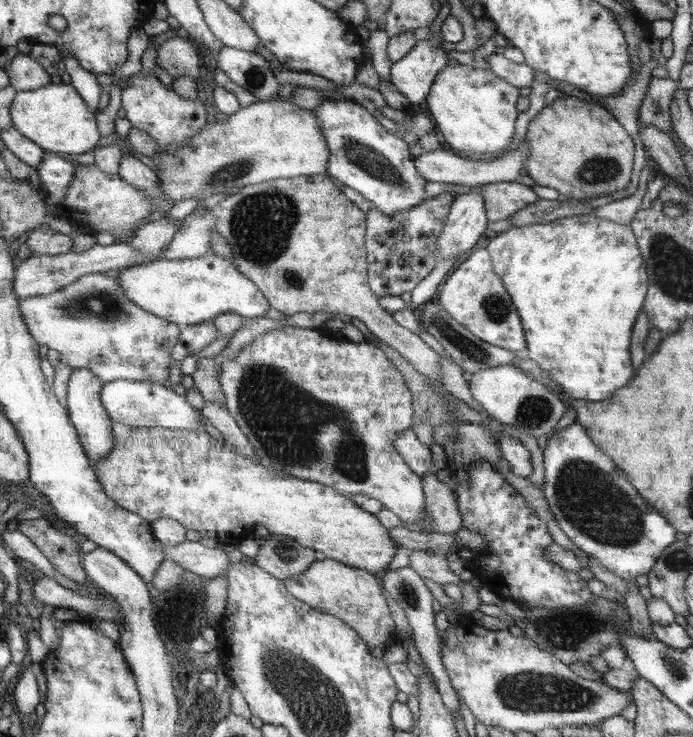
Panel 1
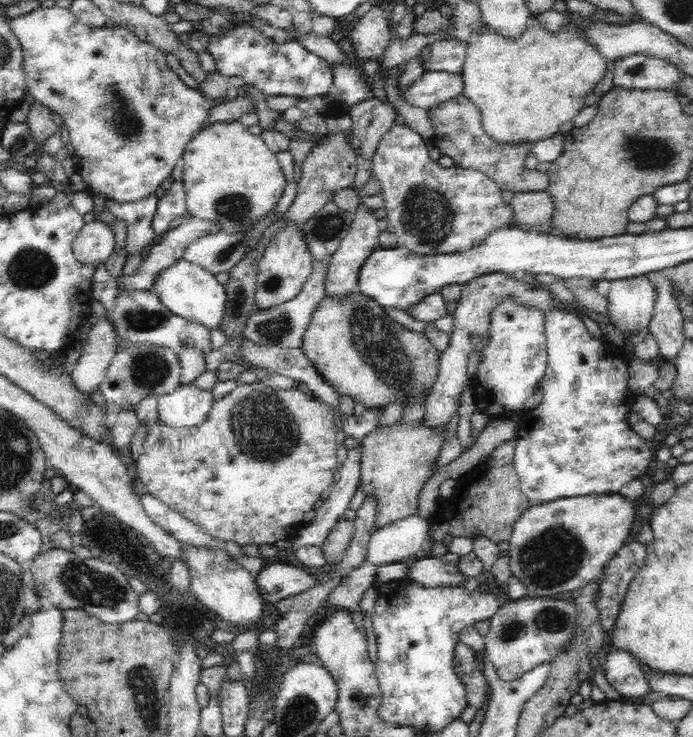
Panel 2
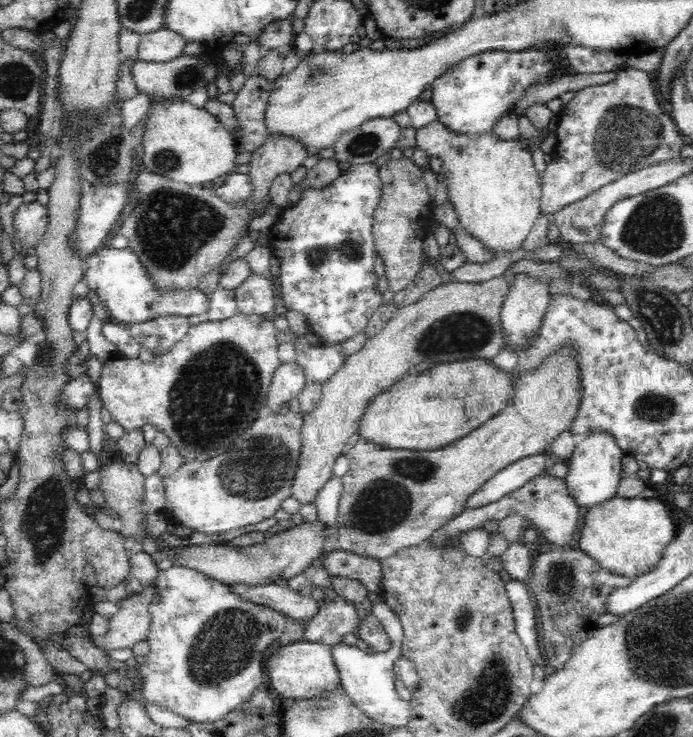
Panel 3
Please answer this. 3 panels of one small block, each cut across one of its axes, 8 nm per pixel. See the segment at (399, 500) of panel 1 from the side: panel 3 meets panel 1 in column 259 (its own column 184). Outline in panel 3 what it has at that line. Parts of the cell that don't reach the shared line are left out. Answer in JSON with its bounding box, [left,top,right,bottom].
[98,313,281,462]

